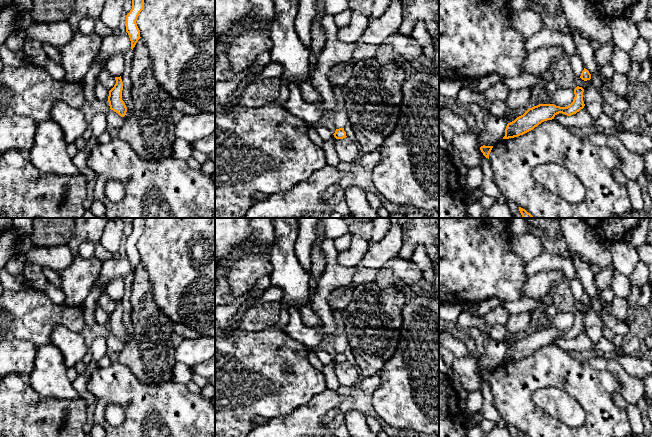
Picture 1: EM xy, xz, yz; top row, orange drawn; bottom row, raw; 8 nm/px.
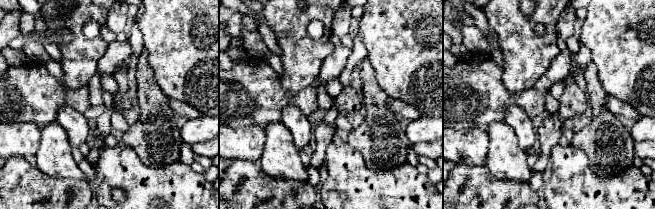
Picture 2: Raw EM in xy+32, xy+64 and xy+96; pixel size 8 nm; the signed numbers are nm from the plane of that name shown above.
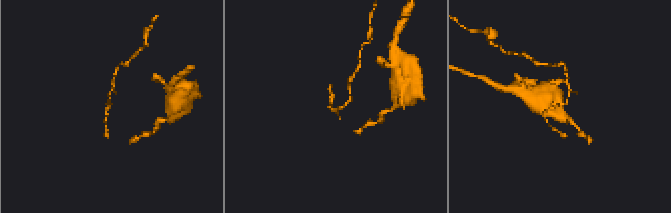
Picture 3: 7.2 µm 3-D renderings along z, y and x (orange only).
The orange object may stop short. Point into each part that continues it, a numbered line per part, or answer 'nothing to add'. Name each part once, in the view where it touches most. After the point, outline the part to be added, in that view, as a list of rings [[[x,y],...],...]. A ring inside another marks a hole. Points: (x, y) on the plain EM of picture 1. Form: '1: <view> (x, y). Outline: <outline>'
nothing to add

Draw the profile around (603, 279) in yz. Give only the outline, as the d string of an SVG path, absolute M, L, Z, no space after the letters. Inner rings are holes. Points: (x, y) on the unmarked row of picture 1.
M610 264L604 267L599 273L594 274L595 284L598 292L611 286L614 271L615 268L613 264Z

